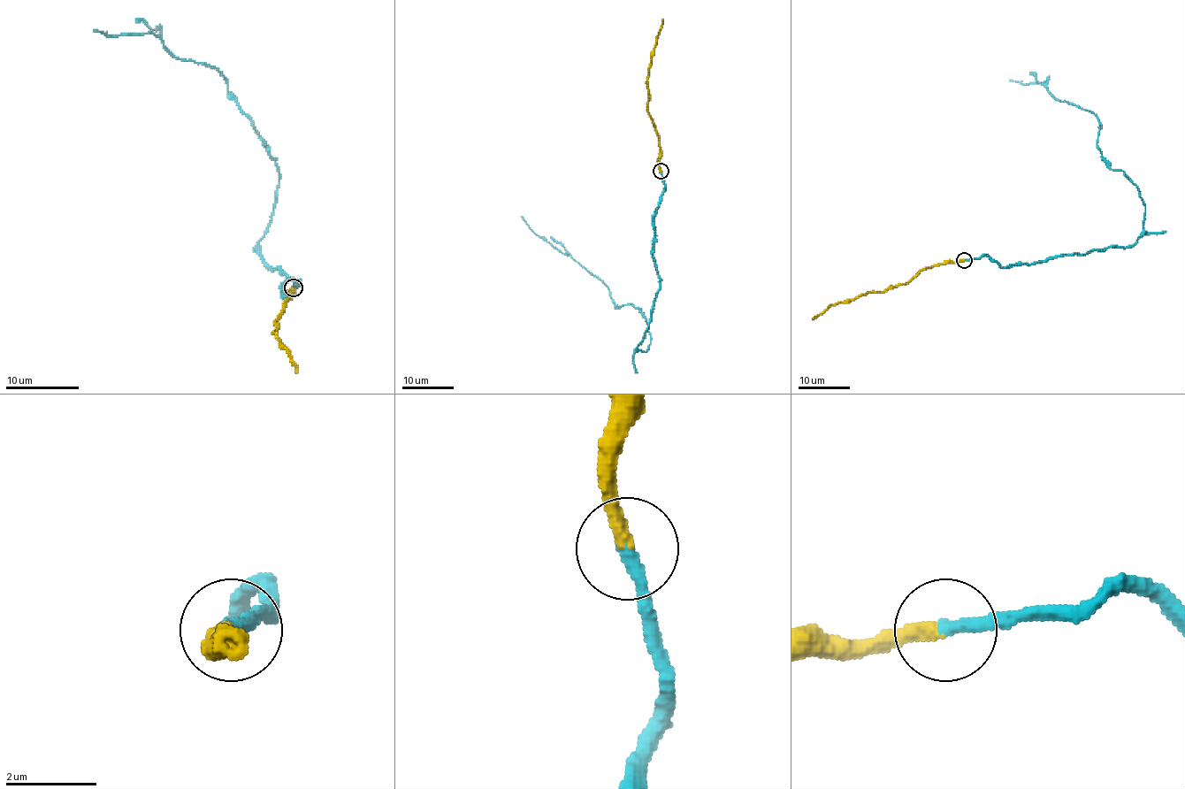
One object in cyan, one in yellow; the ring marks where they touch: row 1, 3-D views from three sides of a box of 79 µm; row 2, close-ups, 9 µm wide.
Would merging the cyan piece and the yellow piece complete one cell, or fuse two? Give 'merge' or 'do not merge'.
do not merge

